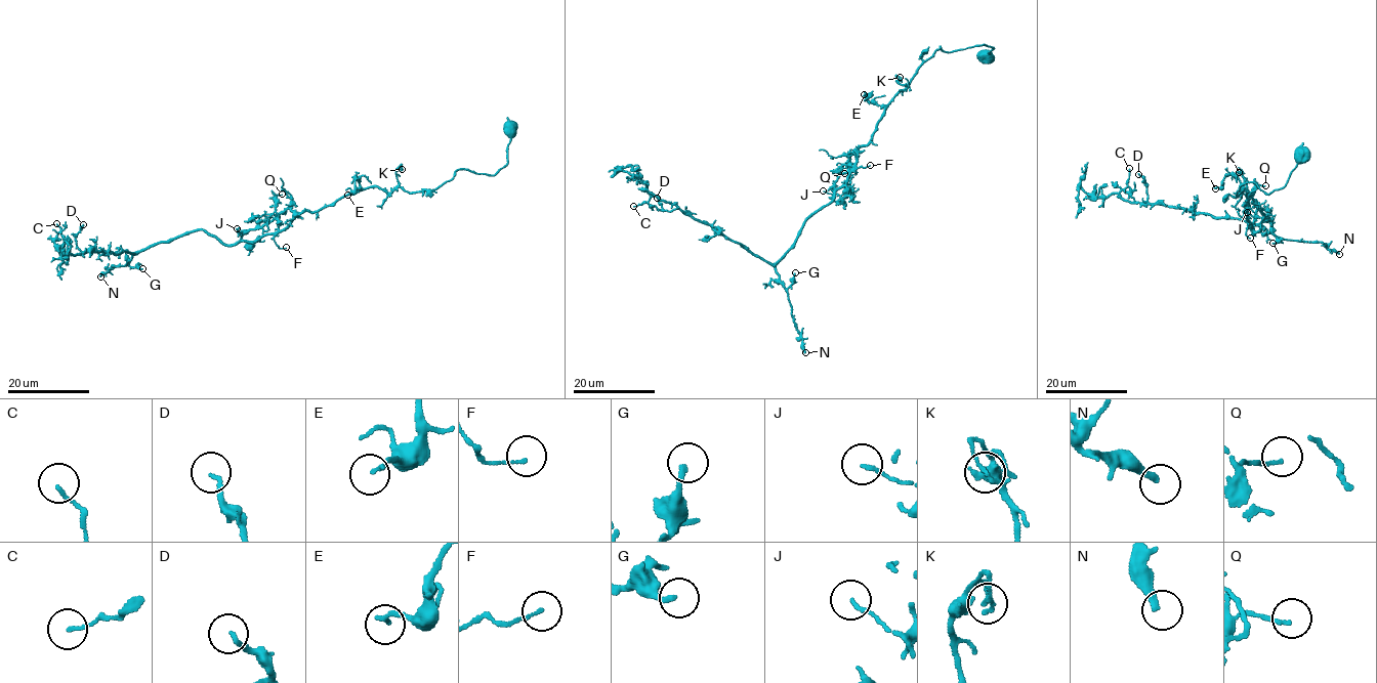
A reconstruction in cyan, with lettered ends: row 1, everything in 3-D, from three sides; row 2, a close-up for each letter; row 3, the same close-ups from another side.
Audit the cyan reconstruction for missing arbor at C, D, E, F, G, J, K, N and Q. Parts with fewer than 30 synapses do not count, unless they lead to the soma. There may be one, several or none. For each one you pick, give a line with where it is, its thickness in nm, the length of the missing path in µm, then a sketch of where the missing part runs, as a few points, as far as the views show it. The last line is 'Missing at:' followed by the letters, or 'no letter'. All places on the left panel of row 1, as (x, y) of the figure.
N: Place: (100, 276). Thickness 280 nm. Missing length about 10 µm. Course of what is missing: (100, 276), (96, 274), (98, 249)
Missing at: N

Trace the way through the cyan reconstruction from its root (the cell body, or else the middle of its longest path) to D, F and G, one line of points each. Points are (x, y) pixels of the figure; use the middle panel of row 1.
D: (988, 56), (983, 44), (940, 46), (924, 60), (774, 264), (657, 198)
F: (988, 56), (993, 48), (983, 44), (946, 52), (940, 46), (924, 60), (860, 146), (854, 169), (870, 165)
G: (988, 56), (983, 44), (940, 46), (924, 60), (777, 261), (786, 289), (795, 272)

